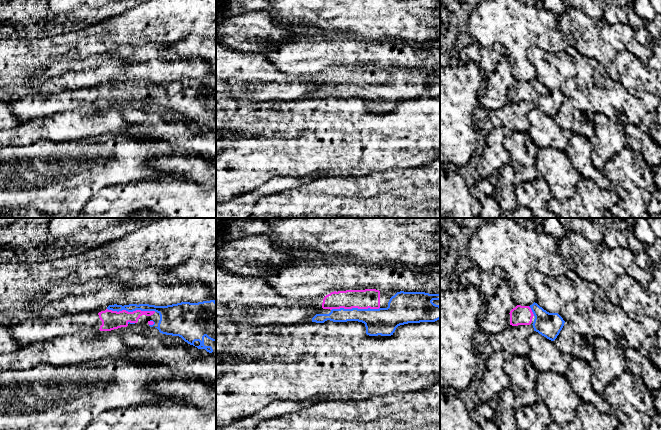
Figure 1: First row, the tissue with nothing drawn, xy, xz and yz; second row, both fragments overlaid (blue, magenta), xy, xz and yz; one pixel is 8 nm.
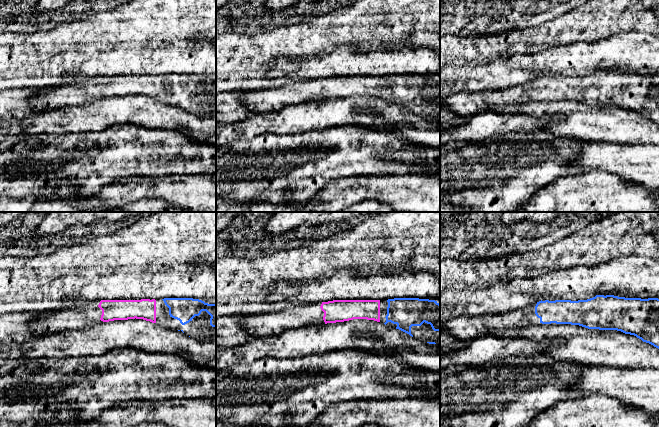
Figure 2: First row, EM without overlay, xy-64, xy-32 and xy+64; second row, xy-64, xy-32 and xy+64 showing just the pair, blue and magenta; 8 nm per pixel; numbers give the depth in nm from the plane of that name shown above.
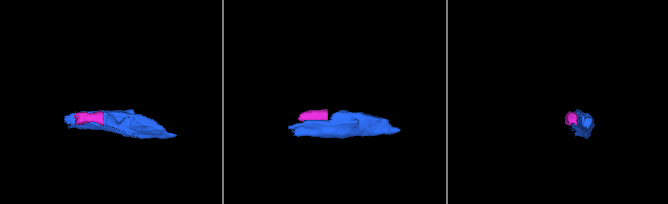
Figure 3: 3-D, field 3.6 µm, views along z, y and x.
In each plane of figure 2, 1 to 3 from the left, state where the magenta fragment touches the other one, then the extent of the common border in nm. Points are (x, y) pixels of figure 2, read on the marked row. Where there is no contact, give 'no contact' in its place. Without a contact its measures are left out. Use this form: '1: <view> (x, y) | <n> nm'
1: no contact
2: no contact
3: no contact

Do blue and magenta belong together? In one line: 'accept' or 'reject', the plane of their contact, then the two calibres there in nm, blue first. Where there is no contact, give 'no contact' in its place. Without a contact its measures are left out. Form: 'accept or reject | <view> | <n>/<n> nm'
accept | xz | 220/160 nm

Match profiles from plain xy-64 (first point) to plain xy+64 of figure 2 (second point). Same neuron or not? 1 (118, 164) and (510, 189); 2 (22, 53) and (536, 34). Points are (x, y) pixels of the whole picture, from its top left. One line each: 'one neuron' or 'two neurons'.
1: one neuron
2: one neuron

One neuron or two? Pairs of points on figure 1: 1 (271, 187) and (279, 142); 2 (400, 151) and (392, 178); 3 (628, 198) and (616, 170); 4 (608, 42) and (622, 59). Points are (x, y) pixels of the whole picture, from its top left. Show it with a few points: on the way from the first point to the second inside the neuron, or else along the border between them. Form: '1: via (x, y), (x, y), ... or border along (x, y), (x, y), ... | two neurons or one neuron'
1: border along (297, 178), (274, 177), (272, 179) | two neurons
2: border along (418, 166), (386, 169), (372, 173) | two neurons
3: via (630, 191), (630, 184), (623, 177) | one neuron
4: border along (640, 59), (621, 50), (614, 61), (618, 76) | two neurons

